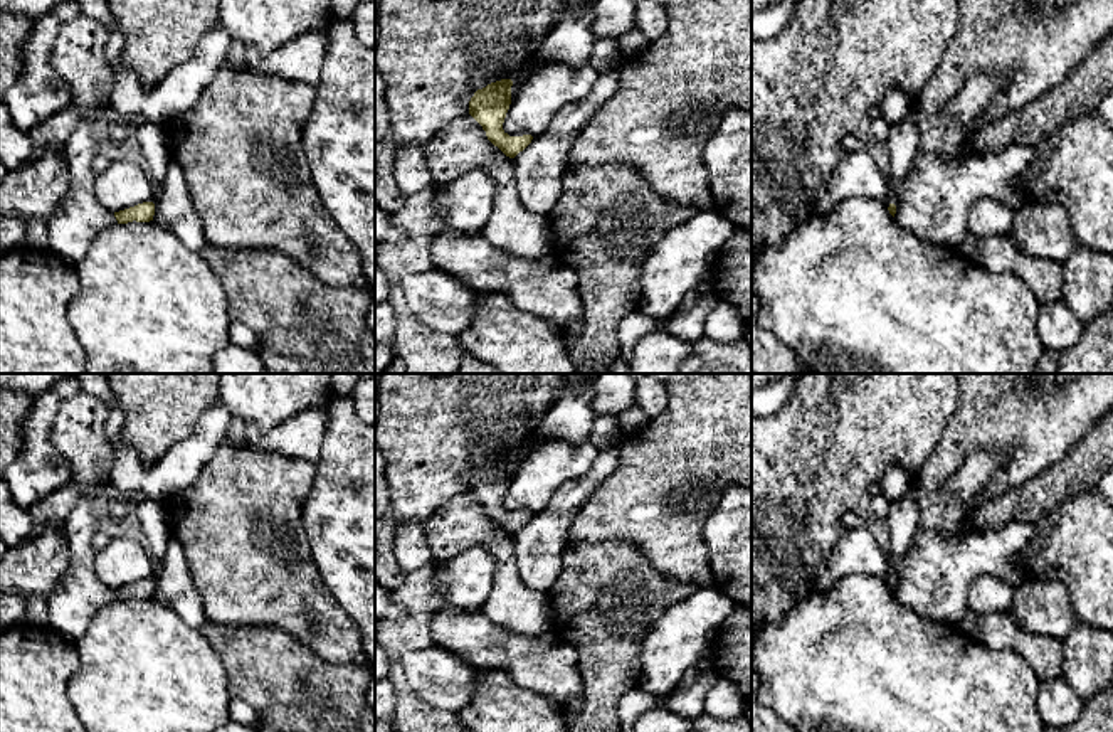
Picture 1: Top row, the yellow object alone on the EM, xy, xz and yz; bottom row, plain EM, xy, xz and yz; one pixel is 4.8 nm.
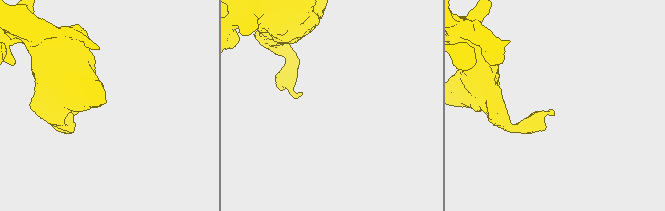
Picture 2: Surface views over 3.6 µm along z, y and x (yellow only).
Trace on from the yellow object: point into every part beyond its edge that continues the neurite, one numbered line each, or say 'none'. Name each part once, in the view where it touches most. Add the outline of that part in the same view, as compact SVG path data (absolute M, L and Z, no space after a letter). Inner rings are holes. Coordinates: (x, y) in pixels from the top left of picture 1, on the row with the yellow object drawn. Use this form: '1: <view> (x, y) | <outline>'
none

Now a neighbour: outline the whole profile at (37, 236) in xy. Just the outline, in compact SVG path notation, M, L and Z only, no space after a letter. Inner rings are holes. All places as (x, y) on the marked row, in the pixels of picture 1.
M32 219L25 222L25 225L27 225L27 246L37 247L37 249L49 247L49 231L45 222L39 219Z

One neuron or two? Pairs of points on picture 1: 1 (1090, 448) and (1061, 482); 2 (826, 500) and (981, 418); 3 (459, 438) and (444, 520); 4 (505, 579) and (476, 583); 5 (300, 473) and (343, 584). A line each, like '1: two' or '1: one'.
1: one
2: two
3: two
4: two
5: two

